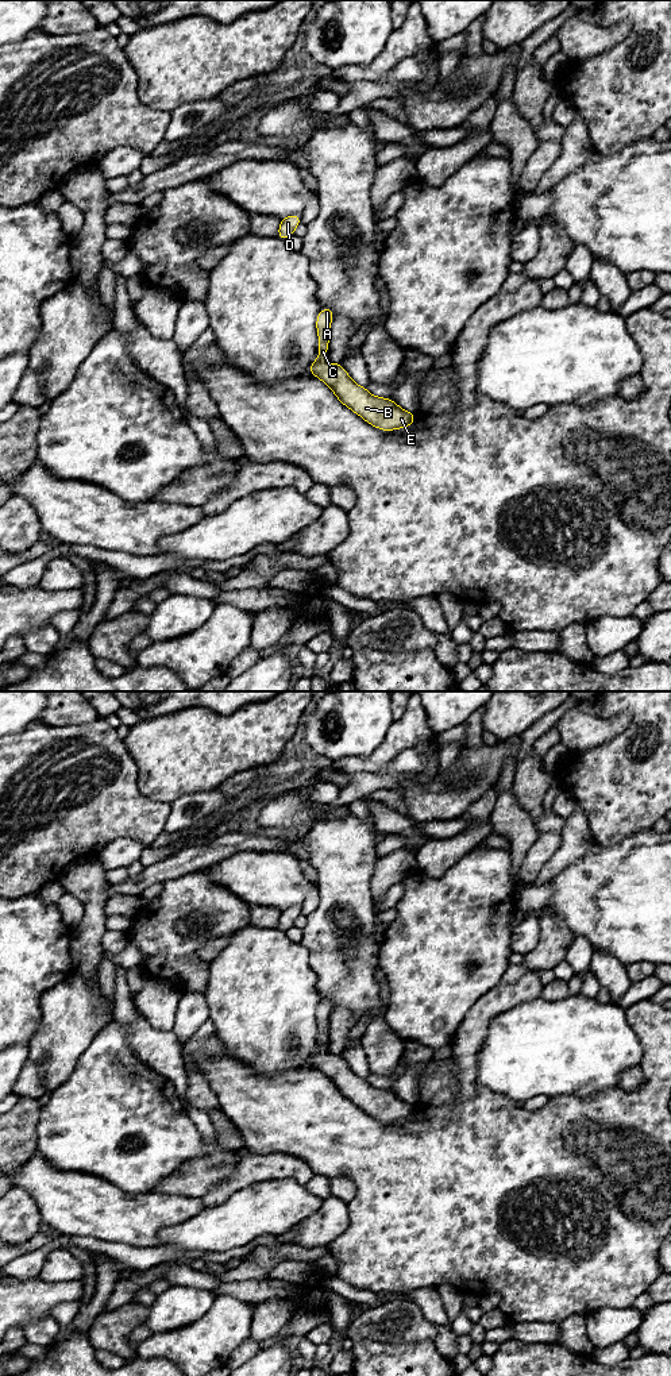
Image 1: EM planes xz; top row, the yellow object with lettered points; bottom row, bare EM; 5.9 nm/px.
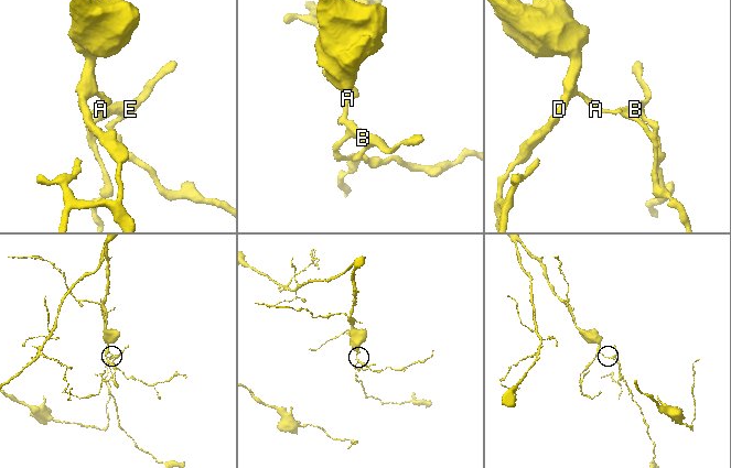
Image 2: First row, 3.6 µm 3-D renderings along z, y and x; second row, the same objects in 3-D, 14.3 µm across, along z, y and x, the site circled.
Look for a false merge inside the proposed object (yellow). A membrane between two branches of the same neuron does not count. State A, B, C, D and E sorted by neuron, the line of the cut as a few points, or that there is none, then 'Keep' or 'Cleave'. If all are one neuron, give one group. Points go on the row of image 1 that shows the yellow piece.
Groups: A B C D E. No split. Keep

